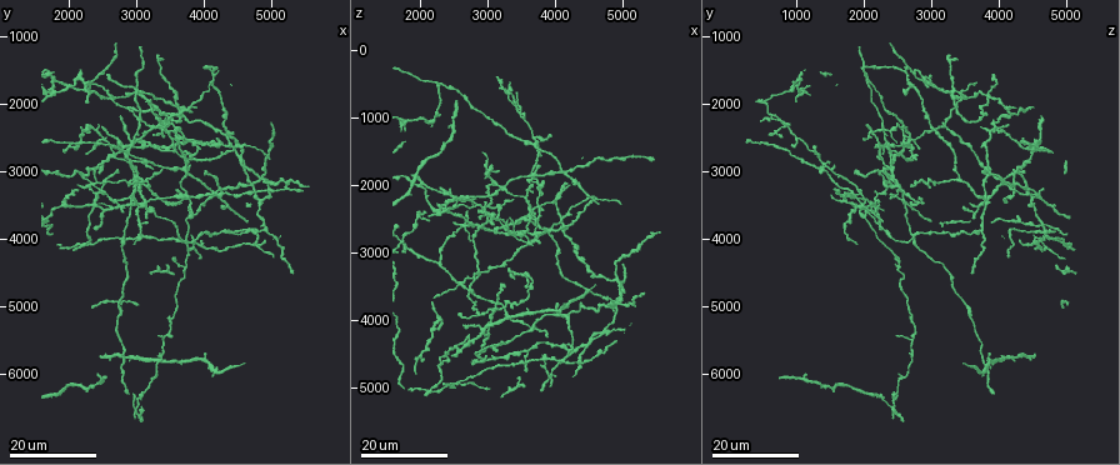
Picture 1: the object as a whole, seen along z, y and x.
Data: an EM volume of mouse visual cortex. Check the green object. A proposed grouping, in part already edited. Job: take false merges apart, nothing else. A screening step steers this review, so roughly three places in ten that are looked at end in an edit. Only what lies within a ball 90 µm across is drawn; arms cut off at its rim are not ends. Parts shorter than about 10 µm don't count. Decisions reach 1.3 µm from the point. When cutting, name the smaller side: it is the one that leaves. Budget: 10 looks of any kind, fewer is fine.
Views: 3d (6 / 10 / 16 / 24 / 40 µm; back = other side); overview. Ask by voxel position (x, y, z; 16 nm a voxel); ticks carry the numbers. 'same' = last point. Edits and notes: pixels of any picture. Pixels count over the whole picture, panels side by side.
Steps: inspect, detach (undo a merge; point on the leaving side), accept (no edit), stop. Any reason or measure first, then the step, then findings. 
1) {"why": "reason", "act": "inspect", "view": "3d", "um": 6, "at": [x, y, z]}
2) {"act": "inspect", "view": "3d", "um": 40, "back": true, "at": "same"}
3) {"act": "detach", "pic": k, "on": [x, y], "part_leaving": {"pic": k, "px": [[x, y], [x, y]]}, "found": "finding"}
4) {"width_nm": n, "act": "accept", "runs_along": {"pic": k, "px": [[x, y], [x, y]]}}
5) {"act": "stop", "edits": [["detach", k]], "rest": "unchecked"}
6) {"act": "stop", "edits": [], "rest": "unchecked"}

{"why": "four or more arms meet", "act": "inspect", "view": "3d", "um": 16, "at": [2750, 3550, 2200]}

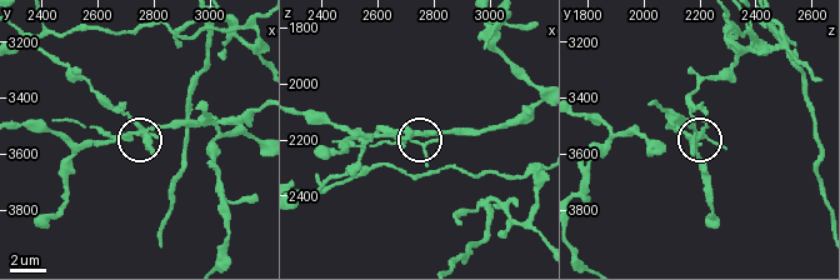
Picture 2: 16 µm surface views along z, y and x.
{"why": "closer look", "act": "inspect", "view": "3d", "um": 10, "at": "same"}

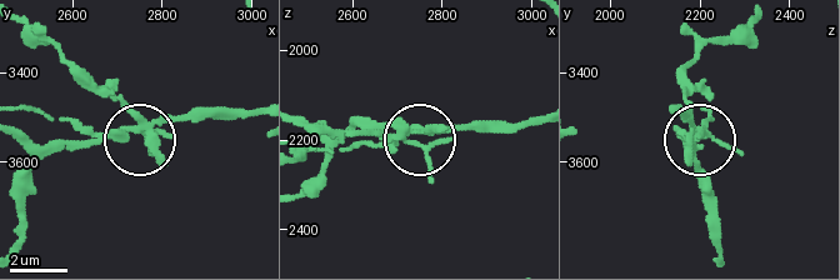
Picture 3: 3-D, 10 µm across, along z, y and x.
{"side_arm_um": 16, "act": "detach", "pic": 3, "on": [103, 136], "part_leaving": {"pic": 3, "px": [[146, 124], [259, 115]]}, "found": "a second neuron is stuck on"}

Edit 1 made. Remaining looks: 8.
{"act": "inspect", "view": "overview"}

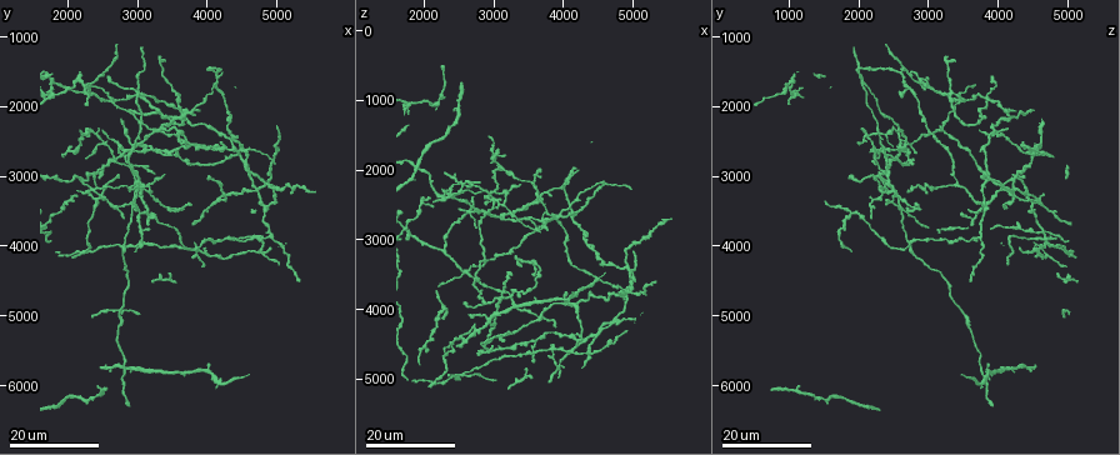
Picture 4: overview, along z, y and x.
{"why": "four-way junction", "act": "inspect", "view": "3d", "um": 24, "at": [3400, 2350, 2600]}

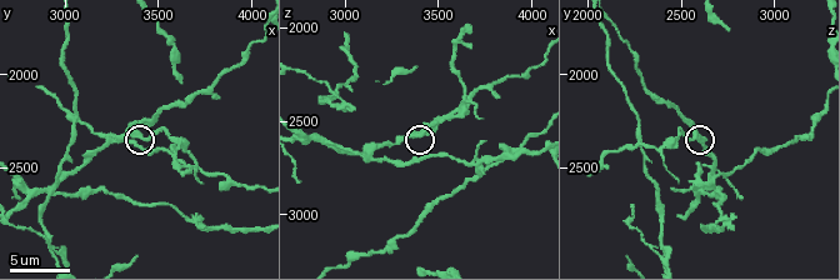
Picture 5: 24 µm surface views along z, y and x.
{"act": "inspect", "view": "3d", "um": 6, "at": [3380, 2300, 2580]}

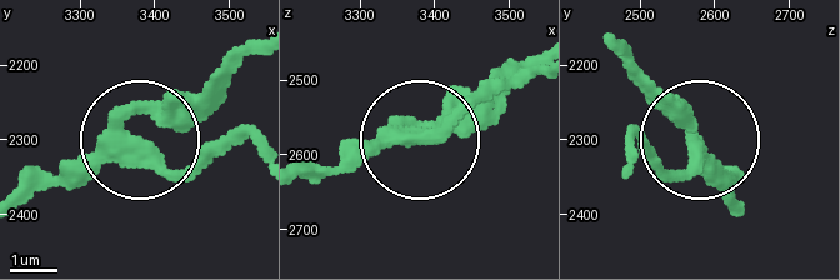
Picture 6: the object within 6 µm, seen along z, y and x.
{"arms": 4, "act": "accept", "runs_along": {"pic": 6, "px": [[23, 203], [130, 148], [190, 175], [223, 155]]}, "found": "all the same neuron"}

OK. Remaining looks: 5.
{"why": "abrupt turn", "act": "inspect", "view": "3d", "um": 16, "at": [2700, 3050, 4300]}

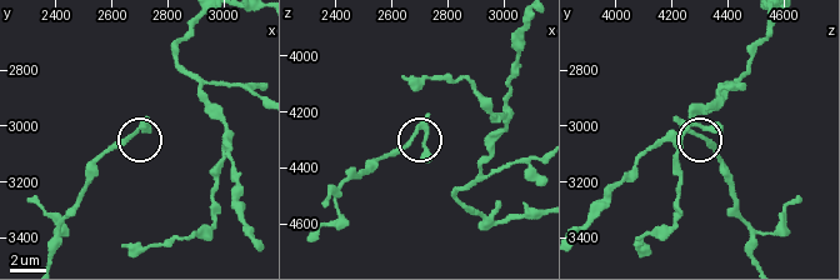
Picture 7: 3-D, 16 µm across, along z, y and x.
{"act": "inspect", "view": "3d", "um": 6, "at": [2690, 3030, 4260]}

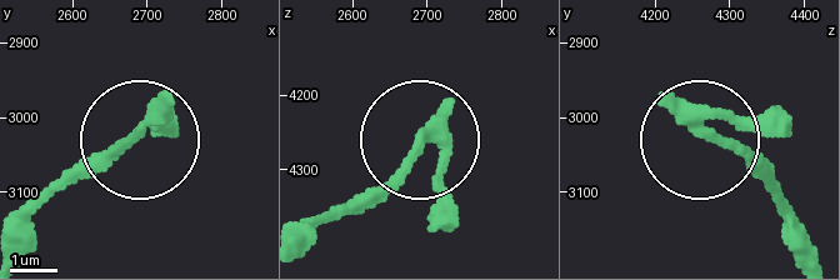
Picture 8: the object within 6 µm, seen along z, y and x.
{"act": "accept", "found": "continuous, no second neuron"}

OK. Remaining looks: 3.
{"why": "side arm on a straight run", "act": "inspect", "view": "3d", "um": 24, "at": [3250, 1900, 3800]}

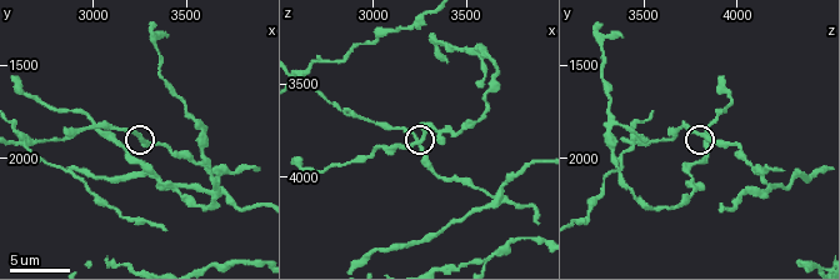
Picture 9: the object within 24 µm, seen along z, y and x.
{"act": "inspect", "view": "3d", "um": 6, "at": [3260, 1880, 3840]}

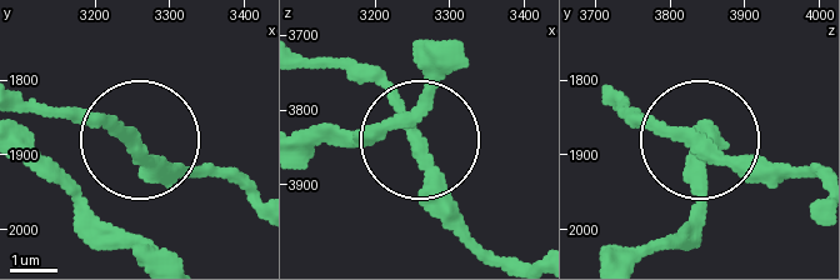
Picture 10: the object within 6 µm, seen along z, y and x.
{"act": "accept", "runs_along": {"pic": 10, "px": [[29, 106], [76, 106], [129, 134], [65, 179], [33, 166]]}, "found": "continuous, no second neuron"}

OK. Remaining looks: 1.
{"act": "stop", "edits": [["detach", 3]], "rest": "unchecked"}

